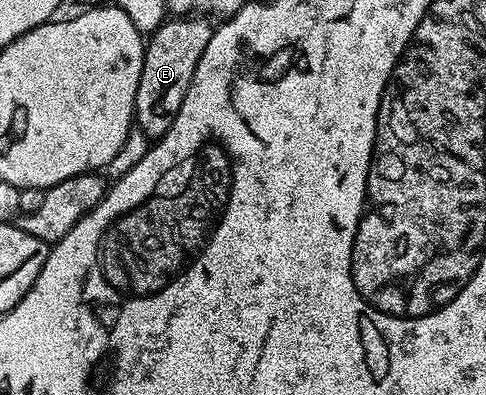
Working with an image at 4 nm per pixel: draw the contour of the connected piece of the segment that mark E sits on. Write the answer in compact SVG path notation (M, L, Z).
M172 16L161 22L157 30L151 31L147 39L134 122L149 140L160 138L168 131L170 124L174 124L174 116L178 116L178 108L182 108L182 100L186 100L194 68L198 68L198 60L202 52L206 52L214 29L213 23L207 21L211 22L204 16Z

